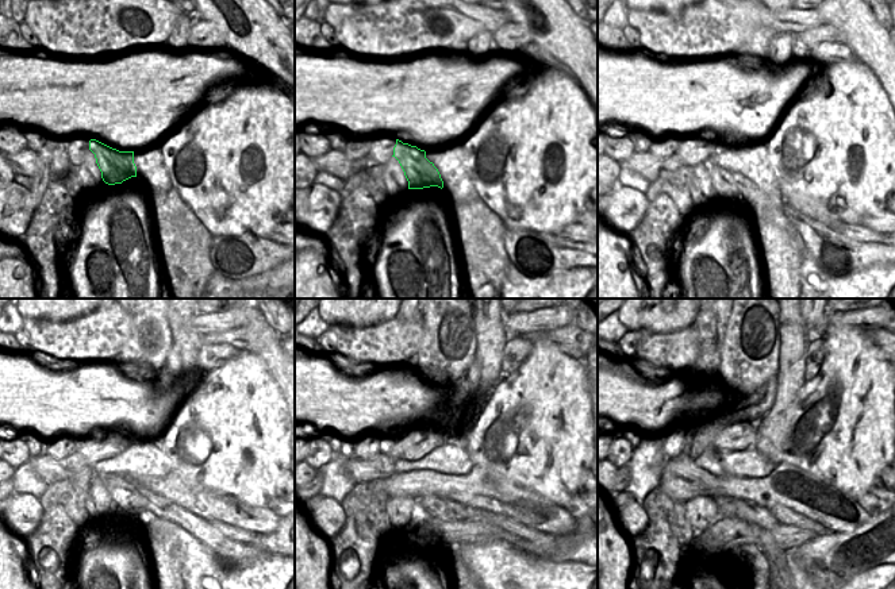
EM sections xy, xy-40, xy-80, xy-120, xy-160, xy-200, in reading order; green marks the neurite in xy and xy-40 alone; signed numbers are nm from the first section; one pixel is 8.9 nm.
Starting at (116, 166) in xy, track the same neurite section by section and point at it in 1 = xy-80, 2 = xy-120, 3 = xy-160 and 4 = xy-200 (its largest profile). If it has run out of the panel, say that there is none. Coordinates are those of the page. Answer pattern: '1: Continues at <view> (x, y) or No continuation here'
1: Continues at xy-80 (728, 184)
2: Continues at xy-120 (126, 493)
3: Continues at xy-160 (441, 508)
4: Continues at xy-200 (746, 511)

